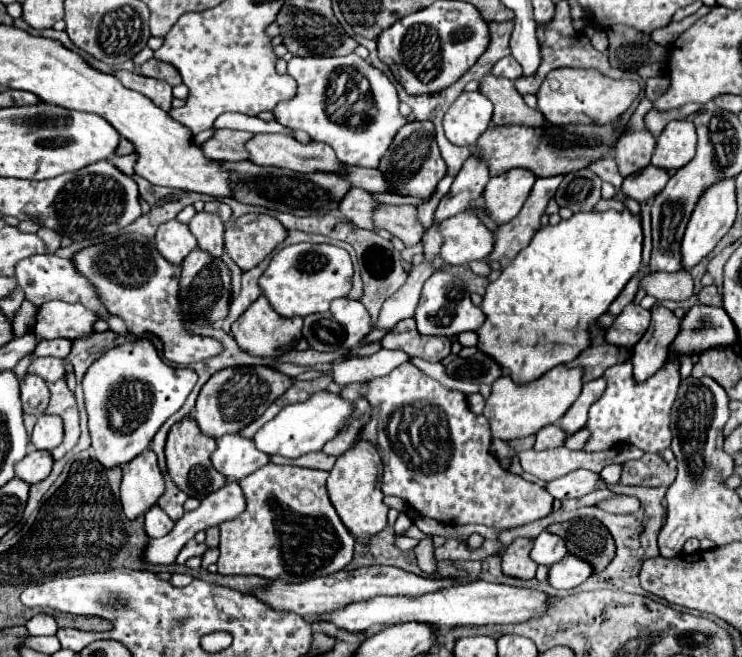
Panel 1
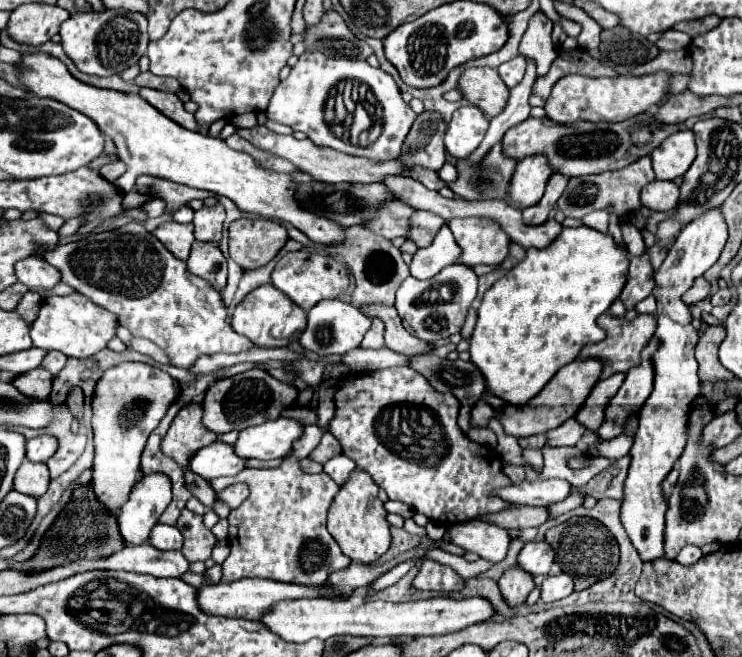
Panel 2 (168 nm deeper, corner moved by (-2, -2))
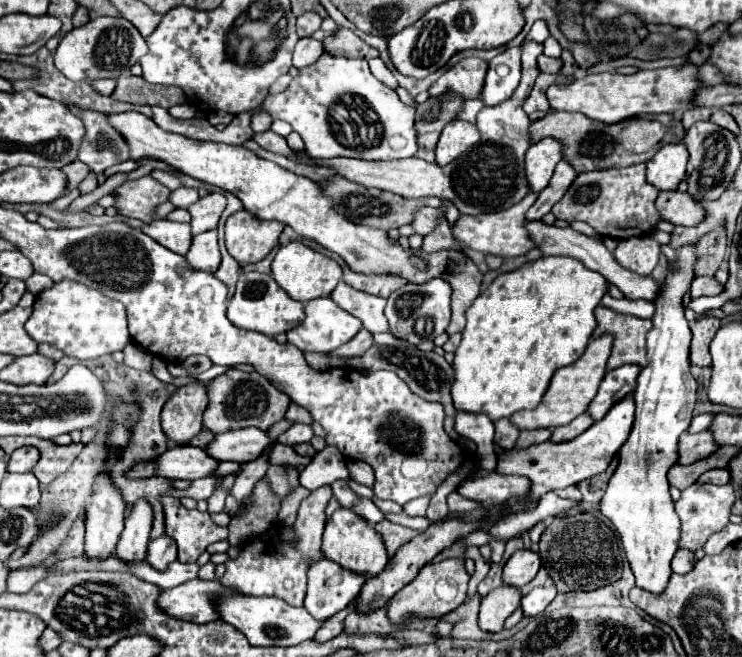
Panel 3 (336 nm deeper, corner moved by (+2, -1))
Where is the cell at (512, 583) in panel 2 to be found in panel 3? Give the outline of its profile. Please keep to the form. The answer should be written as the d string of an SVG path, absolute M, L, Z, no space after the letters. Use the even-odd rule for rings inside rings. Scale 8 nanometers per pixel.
M498 586L482 598L478 624L486 632L498 632L504 626L504 620L520 606L522 594L516 586Z

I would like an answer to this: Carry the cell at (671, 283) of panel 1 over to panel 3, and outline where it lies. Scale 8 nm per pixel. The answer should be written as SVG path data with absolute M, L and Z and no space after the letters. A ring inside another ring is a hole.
M700 276L700 278L694 278L692 282L692 288L690 288L690 298L698 298L698 296L716 296L724 290L722 284L718 284L714 278L708 278L708 276Z

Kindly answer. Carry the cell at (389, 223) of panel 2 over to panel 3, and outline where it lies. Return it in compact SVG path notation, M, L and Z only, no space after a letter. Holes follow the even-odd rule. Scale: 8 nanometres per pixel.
M418 208L418 210L414 210L414 218L412 218L410 226L414 228L416 234L424 236L424 234L428 234L428 232L434 230L434 226L436 226L436 214L438 214L436 208Z

